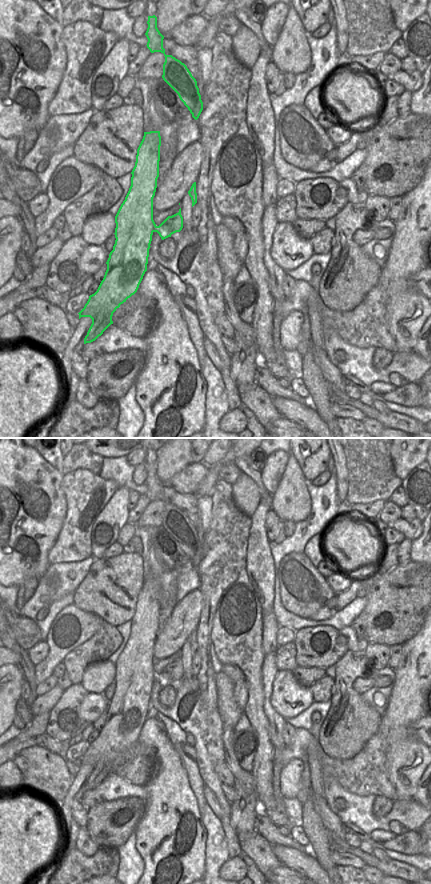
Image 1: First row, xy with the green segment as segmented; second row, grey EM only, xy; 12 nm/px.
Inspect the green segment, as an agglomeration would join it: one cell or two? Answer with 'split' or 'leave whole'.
split

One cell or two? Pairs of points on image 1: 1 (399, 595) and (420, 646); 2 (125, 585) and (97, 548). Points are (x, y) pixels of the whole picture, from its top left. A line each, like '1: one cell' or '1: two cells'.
1: two cells
2: two cells

